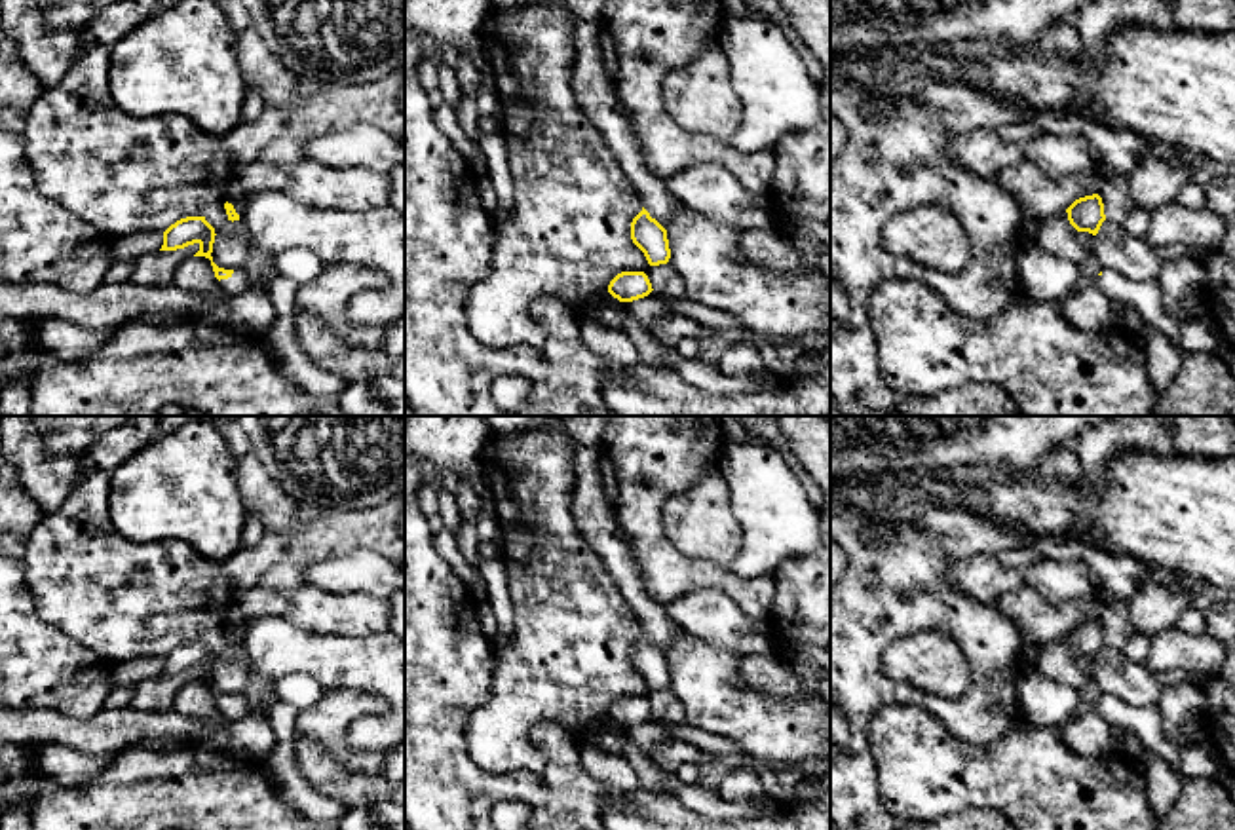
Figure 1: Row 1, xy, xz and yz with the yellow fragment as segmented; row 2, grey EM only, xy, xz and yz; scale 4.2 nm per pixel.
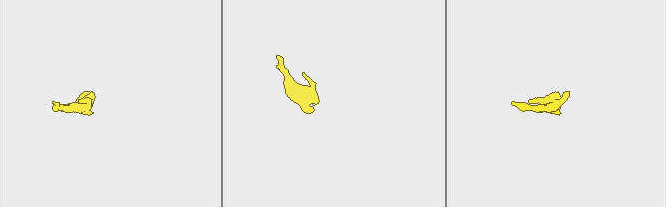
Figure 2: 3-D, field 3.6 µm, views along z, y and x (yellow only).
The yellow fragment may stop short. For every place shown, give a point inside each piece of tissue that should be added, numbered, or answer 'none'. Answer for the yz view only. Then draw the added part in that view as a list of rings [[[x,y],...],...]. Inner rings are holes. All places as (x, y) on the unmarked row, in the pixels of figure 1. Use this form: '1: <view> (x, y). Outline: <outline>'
1: yz (1144, 722). Outline: [[[1104,693],[1094,707],[1112,726],[1125,727],[1138,737],[1146,750],[1165,760],[1172,769],[1180,773],[1182,748],[1168,741],[1163,731],[1163,720],[1155,705],[1132,707],[1121,699]]]

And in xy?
1: xy (238, 707). Outline: [[[236,693],[228,705],[218,707],[224,718],[241,718],[249,712],[247,701],[241,693]]]

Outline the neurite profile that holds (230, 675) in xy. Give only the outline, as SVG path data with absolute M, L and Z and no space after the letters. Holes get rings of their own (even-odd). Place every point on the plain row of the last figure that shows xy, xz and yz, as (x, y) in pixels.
M91 471L66 496L59 511L46 513L30 532L23 566L25 581L34 596L40 617L61 629L108 663L139 657L165 657L186 642L203 642L215 653L213 688L224 695L241 693L251 680L249 657L243 646L230 646L224 634L226 613L236 602L236 587L222 562L207 560L182 539L139 543L125 539L108 515L110 473Z

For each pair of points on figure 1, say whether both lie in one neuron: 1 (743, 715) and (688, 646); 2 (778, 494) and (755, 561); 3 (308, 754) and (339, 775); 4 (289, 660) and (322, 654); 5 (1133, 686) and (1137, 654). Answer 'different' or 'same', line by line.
1: same
2: same
3: same
4: same
5: different

